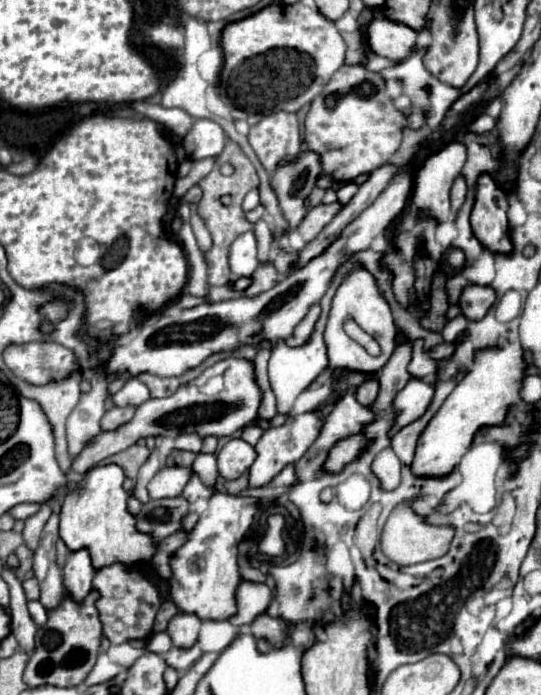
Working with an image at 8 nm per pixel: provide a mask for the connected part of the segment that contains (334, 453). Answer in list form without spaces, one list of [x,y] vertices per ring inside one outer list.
[[[361,434],[337,442],[337,444],[329,450],[329,456],[327,456],[327,462],[325,462],[323,468],[329,470],[329,472],[339,472],[341,466],[345,466],[345,462],[349,462],[349,458],[355,458],[361,442],[363,442]]]

